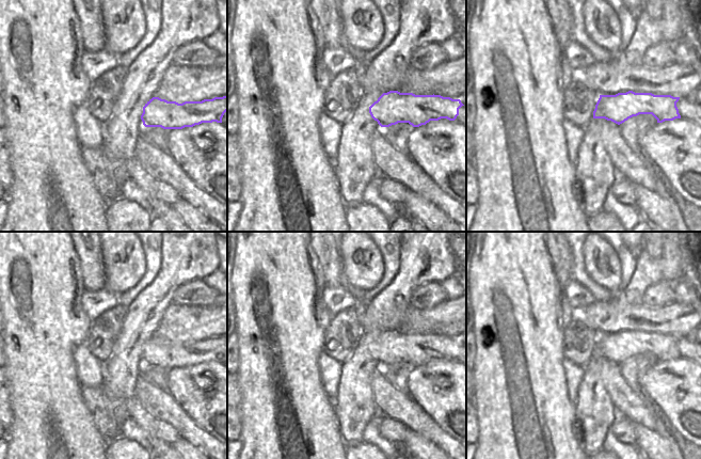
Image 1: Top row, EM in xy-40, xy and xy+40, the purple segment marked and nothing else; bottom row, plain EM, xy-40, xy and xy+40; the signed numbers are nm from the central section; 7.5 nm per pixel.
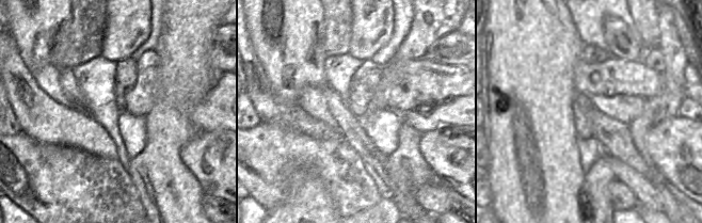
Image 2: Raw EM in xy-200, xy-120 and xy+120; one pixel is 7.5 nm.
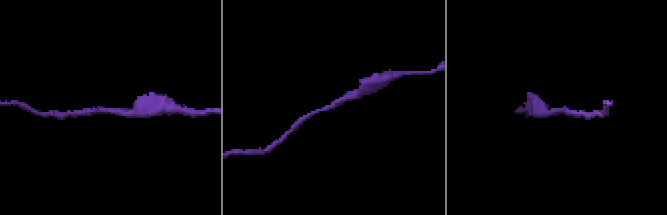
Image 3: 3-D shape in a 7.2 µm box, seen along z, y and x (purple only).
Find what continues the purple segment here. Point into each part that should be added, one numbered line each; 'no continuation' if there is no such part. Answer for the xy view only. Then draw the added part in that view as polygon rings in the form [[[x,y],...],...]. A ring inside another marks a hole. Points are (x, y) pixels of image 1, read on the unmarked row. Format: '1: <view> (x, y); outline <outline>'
no continuation

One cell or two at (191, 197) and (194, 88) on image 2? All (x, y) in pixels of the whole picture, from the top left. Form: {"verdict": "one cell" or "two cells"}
{"verdict": "one cell"}

